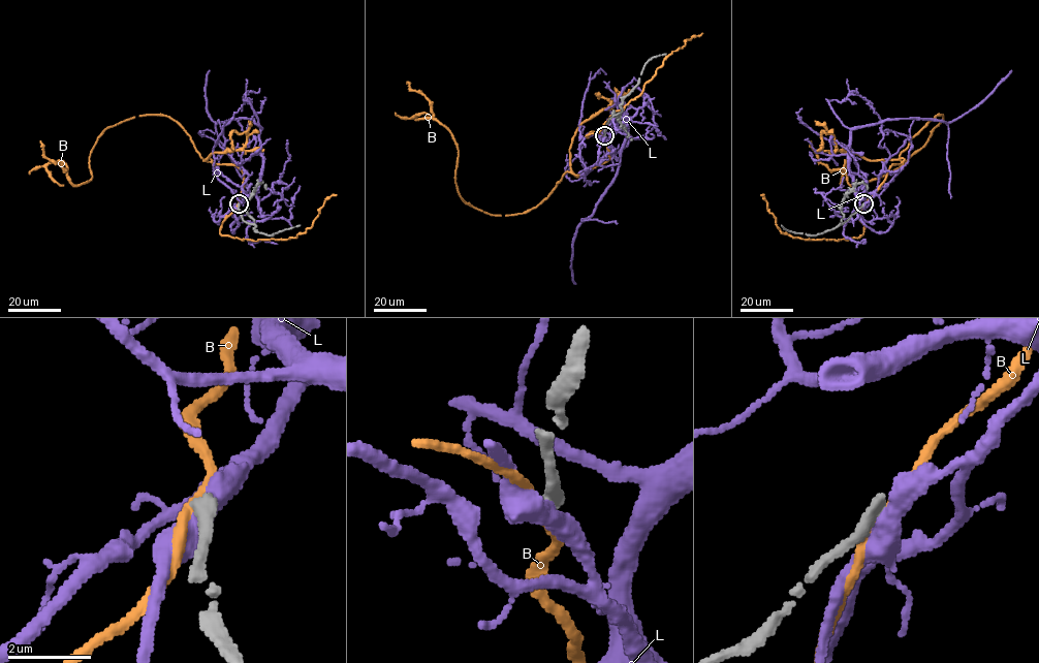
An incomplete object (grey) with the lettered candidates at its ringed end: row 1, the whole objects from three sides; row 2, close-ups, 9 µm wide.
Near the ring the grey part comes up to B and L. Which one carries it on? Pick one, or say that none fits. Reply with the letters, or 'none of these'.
none of these

